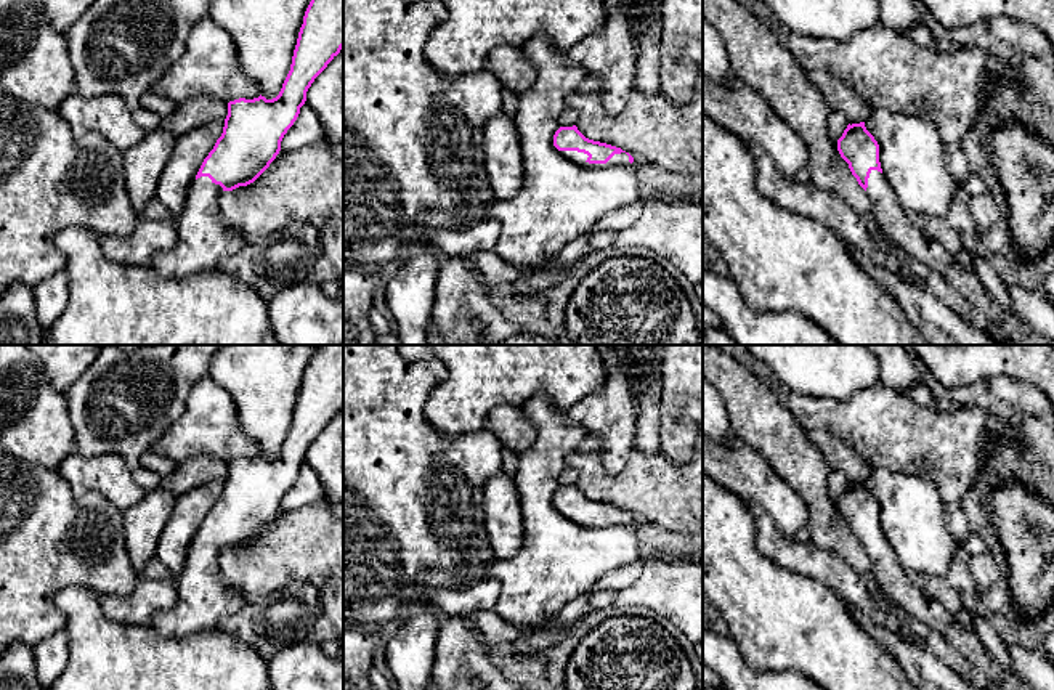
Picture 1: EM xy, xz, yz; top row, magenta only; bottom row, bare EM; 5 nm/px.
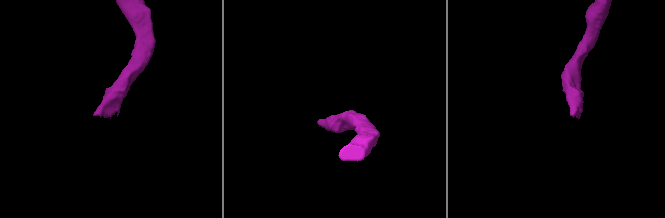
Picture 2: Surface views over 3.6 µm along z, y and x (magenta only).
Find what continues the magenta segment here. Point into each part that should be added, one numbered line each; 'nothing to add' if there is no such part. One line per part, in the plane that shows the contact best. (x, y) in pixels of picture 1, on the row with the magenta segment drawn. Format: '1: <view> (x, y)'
1: xz (621, 159)

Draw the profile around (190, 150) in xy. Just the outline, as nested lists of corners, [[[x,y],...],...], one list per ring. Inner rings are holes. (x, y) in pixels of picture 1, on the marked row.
[[[210,120],[178,136],[156,188],[156,197],[176,218],[184,209],[196,175],[221,136],[225,120]]]

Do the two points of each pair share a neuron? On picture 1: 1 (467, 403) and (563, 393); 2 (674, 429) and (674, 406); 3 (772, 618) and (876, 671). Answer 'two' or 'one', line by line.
1: one
2: one
3: one

